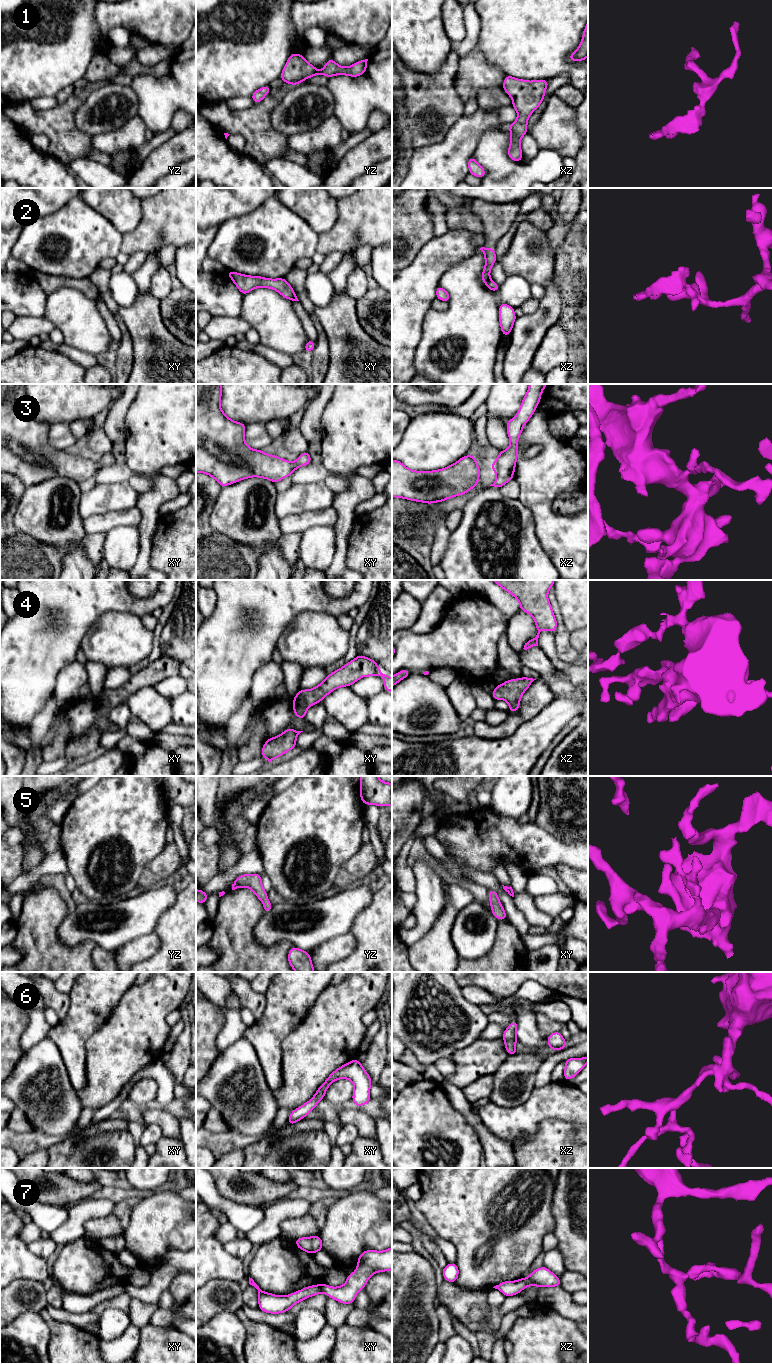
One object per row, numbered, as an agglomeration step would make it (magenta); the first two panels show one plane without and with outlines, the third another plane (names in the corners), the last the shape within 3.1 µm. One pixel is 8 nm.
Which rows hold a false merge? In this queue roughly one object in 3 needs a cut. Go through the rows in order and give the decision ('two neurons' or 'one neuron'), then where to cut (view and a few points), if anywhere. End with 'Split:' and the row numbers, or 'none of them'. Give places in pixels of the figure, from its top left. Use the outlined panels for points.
1: one neuron; no cut
2: two neurons; cut in xz along (490, 279), (486, 284)
3: one neuron; no cut
4: one neuron; no cut
5: one neuron; no cut
6: one neuron; no cut
7: one neuron; no cut
Split: 2

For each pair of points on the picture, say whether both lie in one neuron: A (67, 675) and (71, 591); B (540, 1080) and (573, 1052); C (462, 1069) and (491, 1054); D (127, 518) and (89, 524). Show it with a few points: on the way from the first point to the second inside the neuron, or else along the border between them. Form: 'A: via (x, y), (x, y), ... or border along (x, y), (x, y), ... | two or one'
A: border along (75, 659), (59, 671), (55, 684) | two
B: via (545, 1070), (559, 1055), (563, 1054) | one
C: via (469, 1065), (473, 1061), (484, 1057) | one
D: via (118, 518), (98, 523) | one

